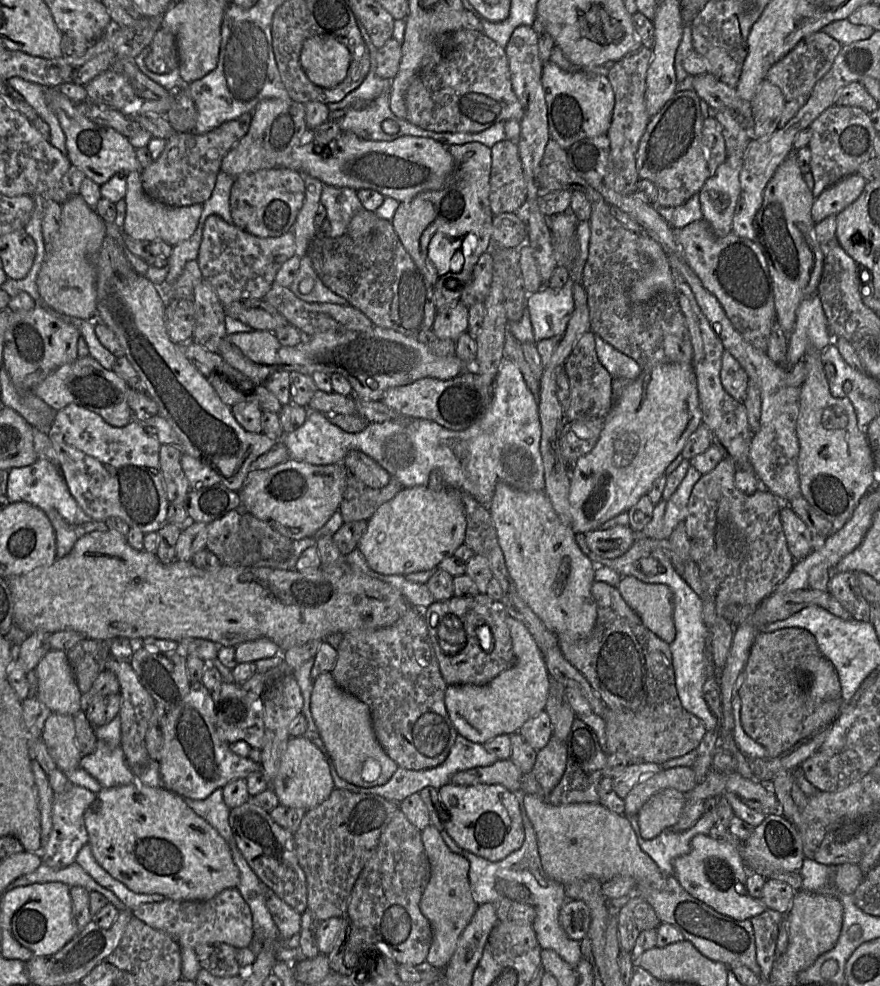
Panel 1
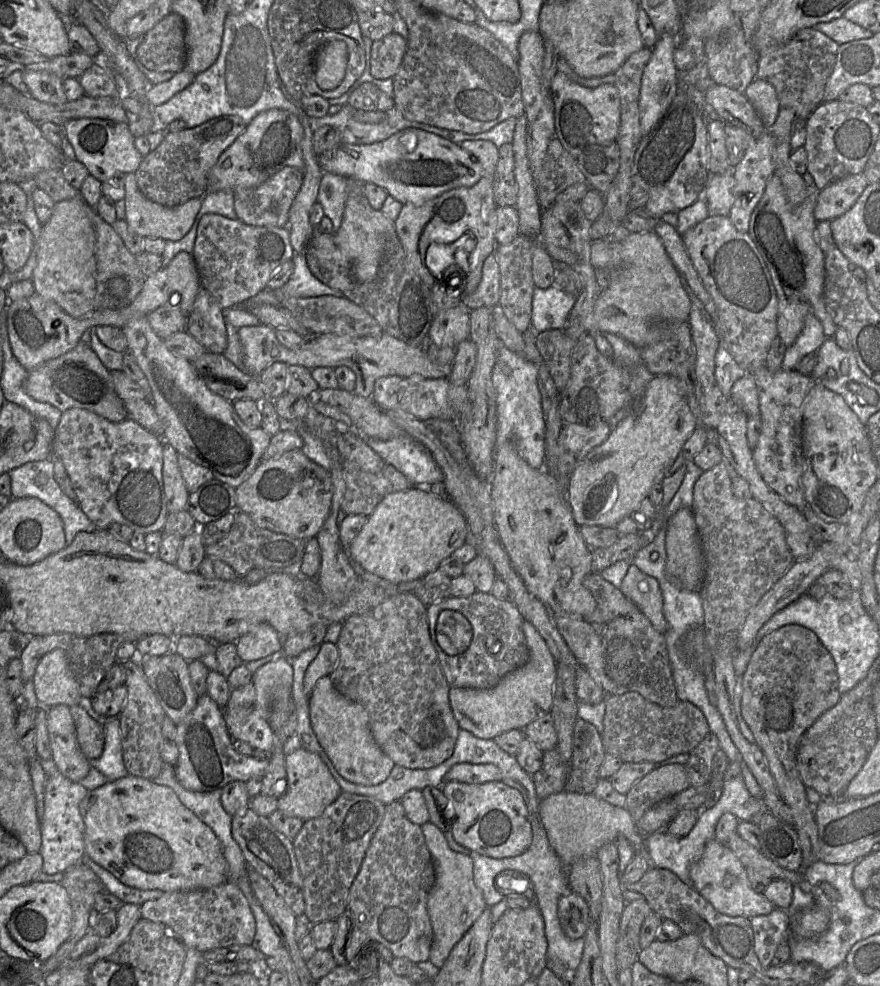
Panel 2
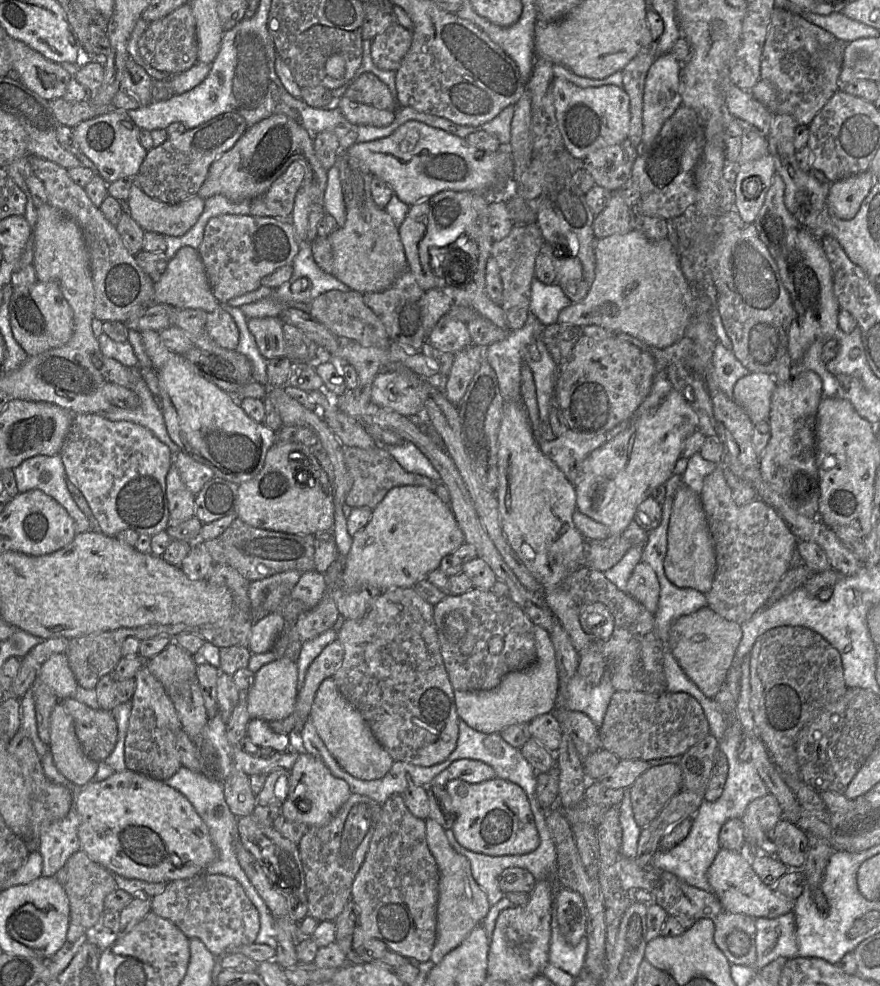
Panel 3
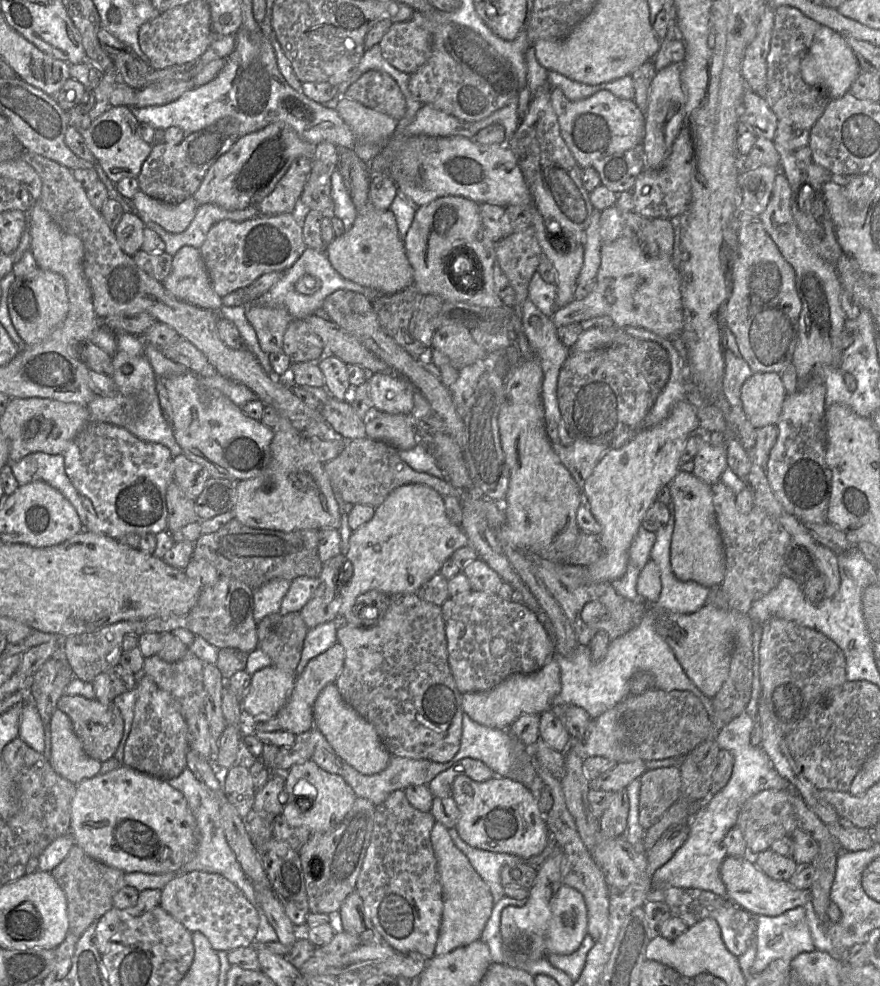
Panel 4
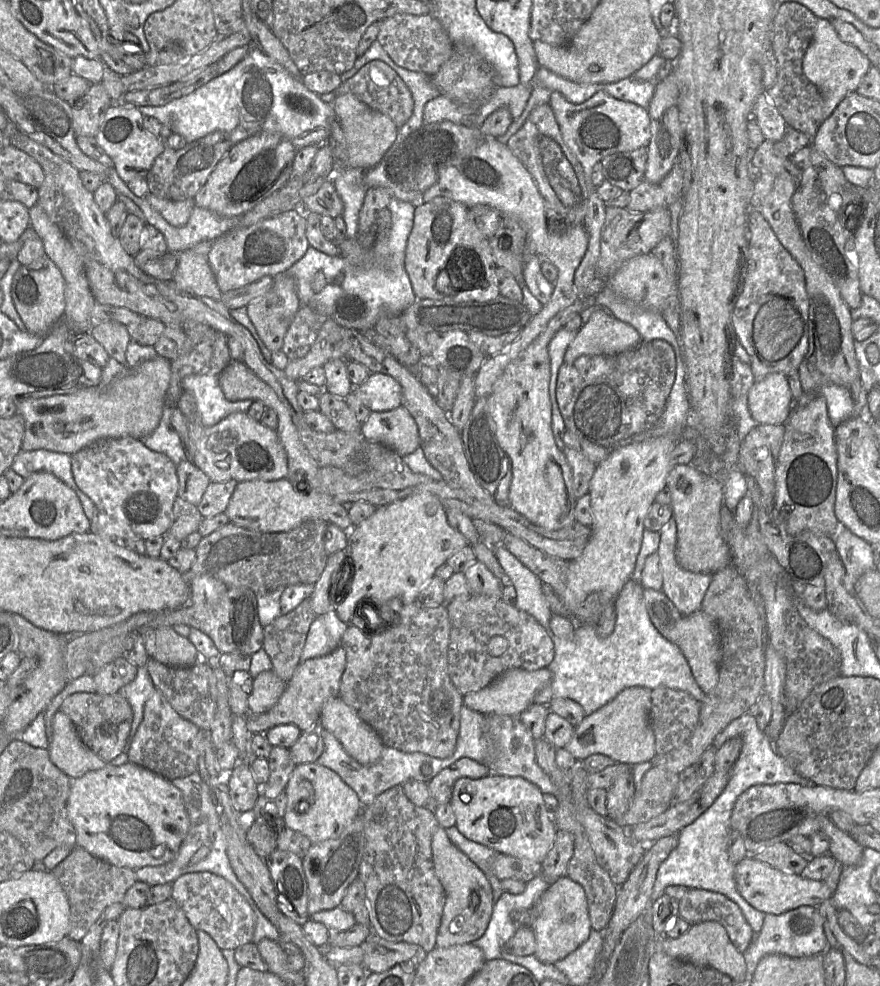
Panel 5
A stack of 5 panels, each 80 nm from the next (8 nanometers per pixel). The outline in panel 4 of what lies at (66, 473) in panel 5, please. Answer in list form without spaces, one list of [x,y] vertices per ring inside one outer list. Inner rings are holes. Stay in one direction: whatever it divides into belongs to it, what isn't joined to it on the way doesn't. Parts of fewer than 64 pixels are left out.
[[[30,453],[20,460],[8,463],[19,486],[42,480],[57,489],[75,508],[84,528],[87,525],[81,495],[66,475],[62,454]]]

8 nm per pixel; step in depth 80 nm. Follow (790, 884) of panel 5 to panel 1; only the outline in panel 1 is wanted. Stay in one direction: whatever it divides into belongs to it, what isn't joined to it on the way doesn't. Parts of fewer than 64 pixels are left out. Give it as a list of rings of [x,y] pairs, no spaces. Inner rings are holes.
[[[698,834],[692,838],[690,851],[673,861],[673,874],[693,897],[718,913],[735,920],[750,919],[767,909],[761,898],[754,898],[747,892],[748,870],[739,850],[731,844],[718,842],[708,835]]]

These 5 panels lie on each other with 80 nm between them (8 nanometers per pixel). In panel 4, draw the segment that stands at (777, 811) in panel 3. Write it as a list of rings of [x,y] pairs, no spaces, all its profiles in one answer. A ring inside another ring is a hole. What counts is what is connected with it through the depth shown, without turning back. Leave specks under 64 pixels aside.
[[[762,790],[750,797],[741,807],[736,826],[741,830],[748,849],[748,854],[755,855],[770,847],[777,839],[790,836],[798,827],[790,801],[791,793],[783,790]]]

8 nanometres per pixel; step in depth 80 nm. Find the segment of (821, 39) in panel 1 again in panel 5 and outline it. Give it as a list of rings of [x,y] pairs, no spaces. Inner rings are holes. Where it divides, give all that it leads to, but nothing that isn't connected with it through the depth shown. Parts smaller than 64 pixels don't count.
[[[783,2],[777,5],[772,30],[771,48],[777,60],[775,84],[764,92],[784,118],[788,129],[794,129],[813,137],[823,113],[823,96],[809,81],[802,68],[803,57],[812,41],[818,18],[798,2]]]

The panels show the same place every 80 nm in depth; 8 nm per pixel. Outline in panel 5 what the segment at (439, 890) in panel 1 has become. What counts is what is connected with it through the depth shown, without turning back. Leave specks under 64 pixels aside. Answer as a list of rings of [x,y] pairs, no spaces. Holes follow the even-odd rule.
[[[437,827],[432,836],[431,846],[434,870],[445,891],[445,903],[437,933],[436,947],[446,948],[454,945],[471,944],[483,936],[491,919],[493,911],[491,885],[477,865],[451,842],[444,828]]]

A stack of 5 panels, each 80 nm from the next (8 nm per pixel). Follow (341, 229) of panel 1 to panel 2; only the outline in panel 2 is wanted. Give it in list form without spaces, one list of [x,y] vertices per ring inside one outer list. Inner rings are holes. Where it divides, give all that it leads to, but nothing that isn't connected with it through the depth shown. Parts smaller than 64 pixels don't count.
[[[323,172],[317,201],[321,204],[325,216],[333,223],[332,231],[341,226],[347,199],[347,178],[331,172]]]

